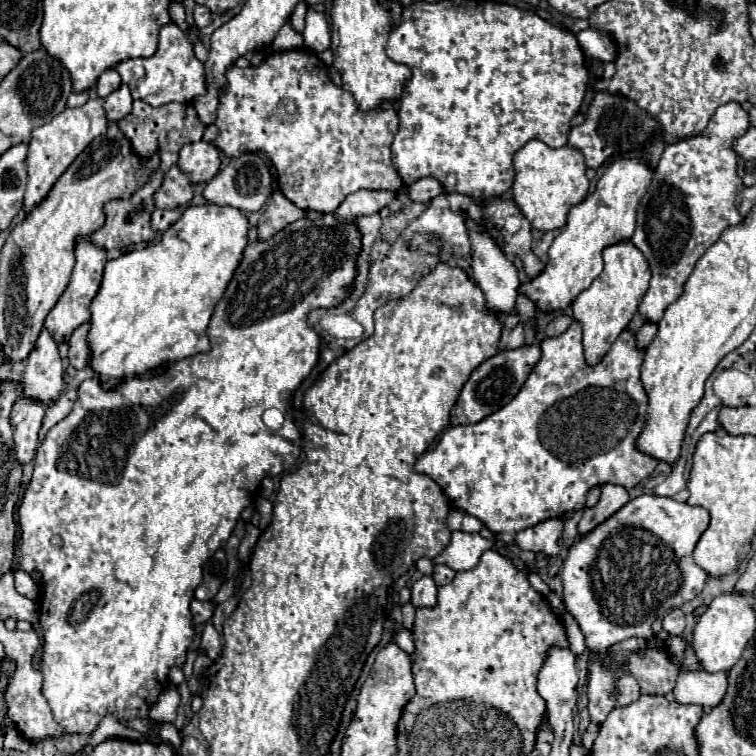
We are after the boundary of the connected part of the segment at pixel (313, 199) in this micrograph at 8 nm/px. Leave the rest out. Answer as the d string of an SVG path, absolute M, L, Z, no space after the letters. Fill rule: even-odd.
M300 48L300 50L288 50L288 52L280 52L280 54L270 54L266 58L266 62L262 66L252 66L252 68L230 68L226 72L226 78L228 78L228 88L226 92L222 94L220 98L220 108L218 108L218 118L216 118L216 126L218 126L218 136L214 138L214 146L220 148L224 152L224 156L228 158L238 158L240 154L244 152L266 152L268 158L272 160L276 172L278 172L278 184L280 184L280 192L290 200L294 202L296 206L300 206L302 210L318 210L318 212L324 212L324 214L330 214L334 212L348 194L360 190L360 188L366 188L366 190L390 190L390 192L398 192L402 188L402 180L398 176L398 172L394 170L392 166L392 160L390 160L390 146L392 146L392 140L394 140L394 134L398 130L398 114L394 110L392 104L384 104L376 110L370 110L370 112L360 112L356 102L352 100L352 94L346 92L344 88L340 86L334 86L328 78L328 70L326 66L322 64L322 60L308 48Z

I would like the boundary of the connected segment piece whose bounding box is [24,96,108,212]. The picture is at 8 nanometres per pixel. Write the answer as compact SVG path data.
M92 96L84 106L80 108L66 108L60 112L52 122L38 126L32 130L32 140L28 146L28 188L24 194L24 210L34 210L52 190L54 182L66 172L66 168L76 160L76 156L104 130L108 128L106 112L104 112L104 100L98 96Z

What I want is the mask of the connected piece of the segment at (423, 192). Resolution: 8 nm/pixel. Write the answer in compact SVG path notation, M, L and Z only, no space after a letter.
M422 178L418 182L414 182L412 186L408 186L408 196L414 202L430 202L434 196L442 194L444 188L436 178Z

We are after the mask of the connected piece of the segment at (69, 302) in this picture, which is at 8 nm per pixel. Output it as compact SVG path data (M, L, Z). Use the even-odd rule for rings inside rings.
M80 238L78 246L76 246L76 266L72 270L72 278L68 288L64 290L64 294L60 296L60 300L56 302L56 306L50 310L50 314L46 316L44 328L50 332L50 336L56 340L56 344L66 342L70 338L70 334L84 322L90 320L90 302L94 300L100 282L102 282L102 272L104 272L104 264L106 264L106 250L100 250L98 246L92 246L92 242L88 242L88 238Z

